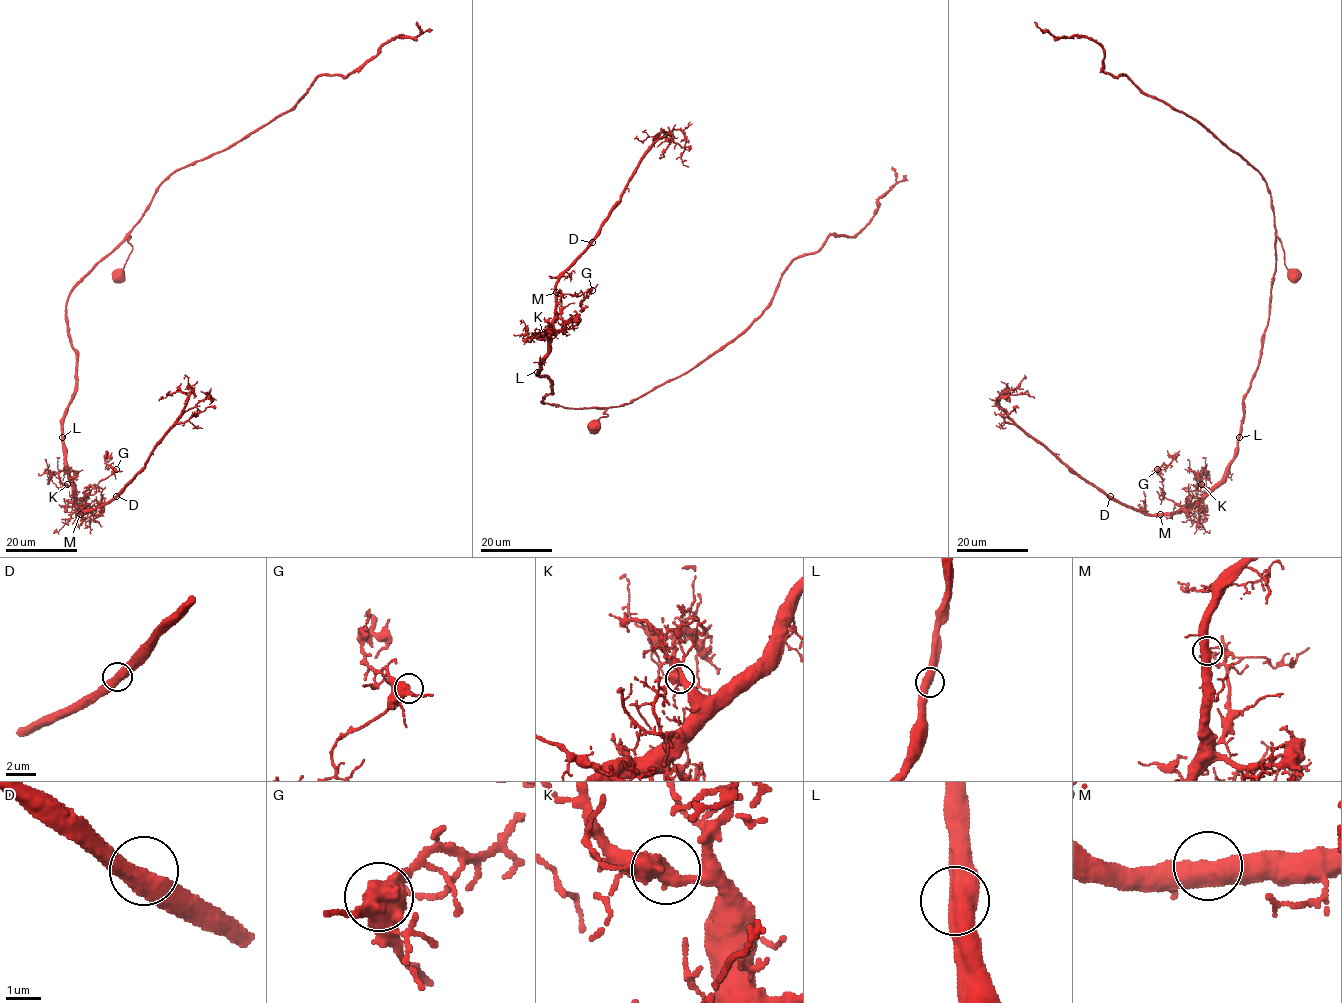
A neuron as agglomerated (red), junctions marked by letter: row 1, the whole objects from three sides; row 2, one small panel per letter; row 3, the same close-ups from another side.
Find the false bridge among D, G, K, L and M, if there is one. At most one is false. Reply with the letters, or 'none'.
none

